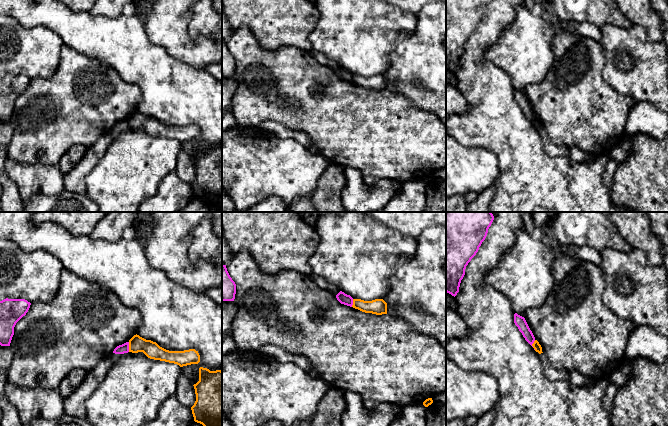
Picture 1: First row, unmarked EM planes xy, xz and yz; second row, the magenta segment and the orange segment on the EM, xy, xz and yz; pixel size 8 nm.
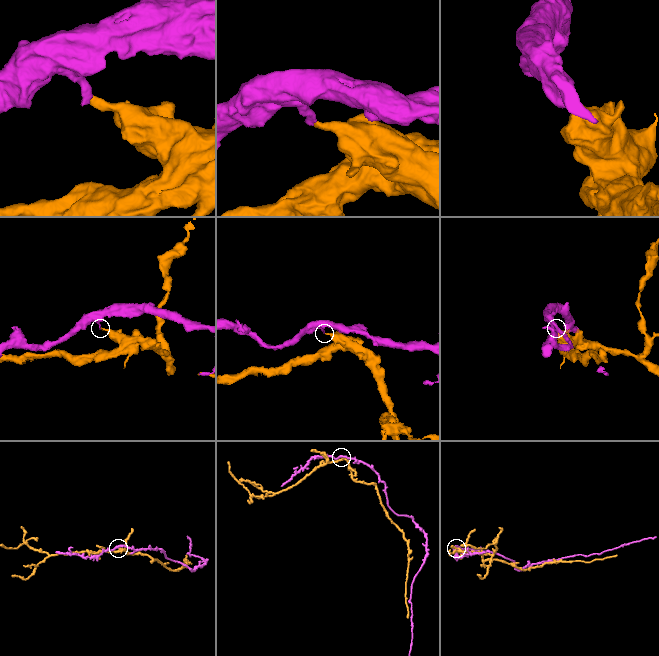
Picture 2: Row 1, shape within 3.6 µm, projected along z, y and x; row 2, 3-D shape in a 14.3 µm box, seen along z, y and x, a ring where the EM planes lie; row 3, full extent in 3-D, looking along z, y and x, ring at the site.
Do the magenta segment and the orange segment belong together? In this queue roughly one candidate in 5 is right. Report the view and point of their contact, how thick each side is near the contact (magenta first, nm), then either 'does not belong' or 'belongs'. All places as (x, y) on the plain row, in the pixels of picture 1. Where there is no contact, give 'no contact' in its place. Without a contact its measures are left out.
meets magenta in xy at (128, 123); 80 nm thick on the magenta side, 140 nm on the other; does not belong

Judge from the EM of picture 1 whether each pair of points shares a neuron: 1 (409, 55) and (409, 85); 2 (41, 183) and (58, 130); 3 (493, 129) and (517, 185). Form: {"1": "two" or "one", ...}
{"1": "one", "2": "two", "3": "one"}

